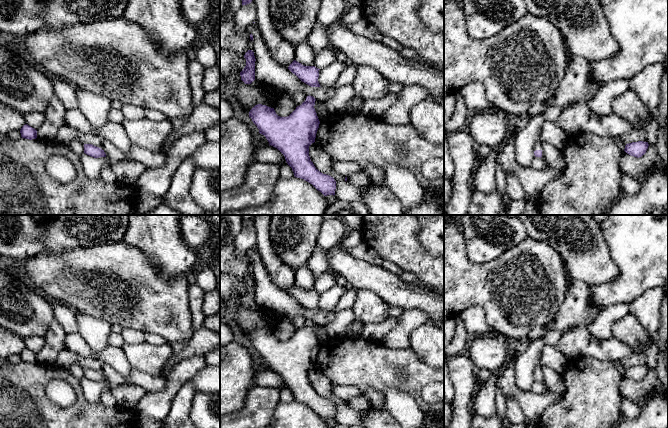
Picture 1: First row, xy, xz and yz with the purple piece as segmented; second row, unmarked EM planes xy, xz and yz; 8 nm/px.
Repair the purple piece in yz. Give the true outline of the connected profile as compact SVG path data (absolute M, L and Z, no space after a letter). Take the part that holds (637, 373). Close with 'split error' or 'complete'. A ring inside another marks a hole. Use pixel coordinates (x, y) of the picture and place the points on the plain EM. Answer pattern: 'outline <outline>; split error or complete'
outline M638 365L626 368L624 375L634 381L642 381L647 373L648 373L648 366Z; complete

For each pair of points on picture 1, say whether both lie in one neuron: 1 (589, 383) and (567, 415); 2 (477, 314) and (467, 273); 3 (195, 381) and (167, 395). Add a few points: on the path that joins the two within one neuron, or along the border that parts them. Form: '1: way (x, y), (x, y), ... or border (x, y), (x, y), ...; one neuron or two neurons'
1: way (589, 391), (575, 407); one neuron
2: border (456, 315), (479, 305), (488, 325); two neurons
3: border (204, 365), (186, 381); two neurons

